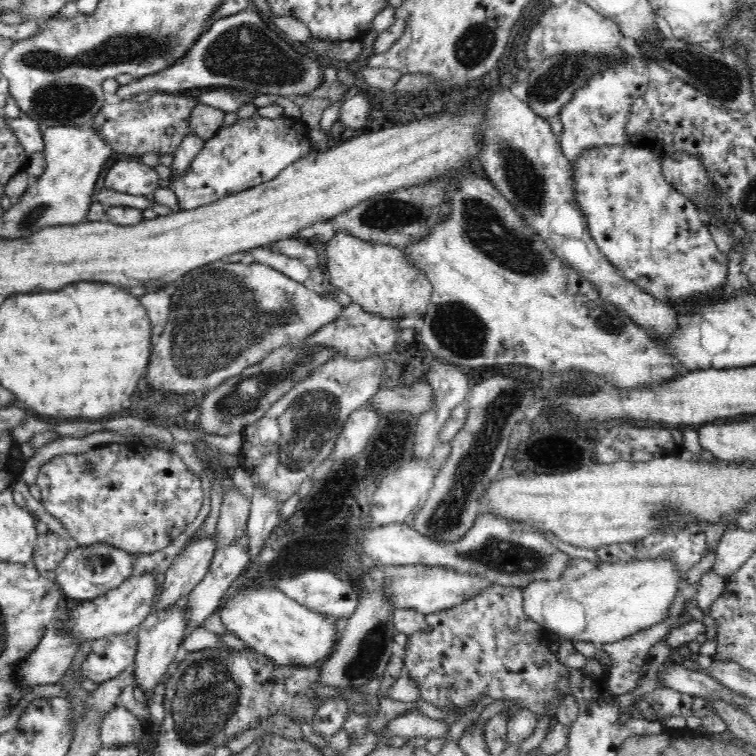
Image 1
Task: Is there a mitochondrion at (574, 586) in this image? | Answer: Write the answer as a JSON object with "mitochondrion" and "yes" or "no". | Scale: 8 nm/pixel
{"mitochondrion":"yes"}

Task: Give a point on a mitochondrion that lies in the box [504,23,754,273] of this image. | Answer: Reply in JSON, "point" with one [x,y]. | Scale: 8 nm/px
{"point":[720,78]}

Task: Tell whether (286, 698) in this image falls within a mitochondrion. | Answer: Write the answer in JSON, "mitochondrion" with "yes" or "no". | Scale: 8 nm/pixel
{"mitochondrion":"no"}

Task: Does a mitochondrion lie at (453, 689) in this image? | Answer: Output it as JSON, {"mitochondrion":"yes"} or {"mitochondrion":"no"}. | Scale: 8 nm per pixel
{"mitochondrion":"yes"}

